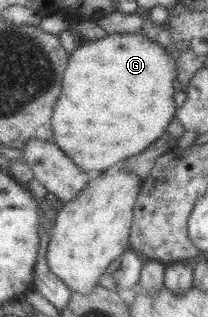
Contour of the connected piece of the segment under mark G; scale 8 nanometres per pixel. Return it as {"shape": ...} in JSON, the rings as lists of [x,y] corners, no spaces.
{"shape":[[[138,32],[106,34],[102,38],[89,40],[68,55],[61,95],[53,107],[50,121],[53,142],[81,171],[89,175],[116,168],[126,157],[143,151],[161,137],[174,118],[174,79],[173,58],[158,41],[154,42]]]}

